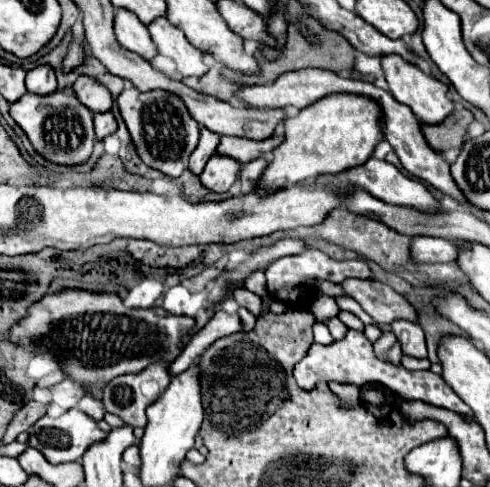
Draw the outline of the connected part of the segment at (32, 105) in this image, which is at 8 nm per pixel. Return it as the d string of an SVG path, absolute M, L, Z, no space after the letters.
M73 86L55 90L51 96L33 96L27 92L11 104L9 114L25 130L33 148L55 164L81 164L93 150L93 112L73 96Z

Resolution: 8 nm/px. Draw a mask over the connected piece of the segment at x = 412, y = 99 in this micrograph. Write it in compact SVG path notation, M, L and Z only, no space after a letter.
M397 54L381 58L381 64L385 70L389 92L395 96L395 100L399 100L401 104L407 104L423 124L439 124L441 120L445 120L445 116L449 116L449 112L453 112L453 102L447 98L447 86L437 78L427 76L421 68L405 62Z

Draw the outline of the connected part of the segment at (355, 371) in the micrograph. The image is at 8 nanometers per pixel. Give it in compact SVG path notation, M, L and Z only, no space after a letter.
M353 328L347 330L343 340L335 340L333 344L327 344L327 346L311 344L309 352L295 366L295 380L305 390L311 390L317 382L329 382L329 380L353 382L357 386L373 382L373 384L389 388L391 392L395 392L401 398L423 400L423 402L429 402L429 404L435 404L435 406L449 408L449 410L459 412L459 414L469 416L469 418L473 416L473 412L467 408L467 404L461 398L457 398L457 394L443 382L441 376L433 374L431 370L407 370L401 364L393 364L389 360L379 360L375 356L373 344L365 336L365 332L353 330Z

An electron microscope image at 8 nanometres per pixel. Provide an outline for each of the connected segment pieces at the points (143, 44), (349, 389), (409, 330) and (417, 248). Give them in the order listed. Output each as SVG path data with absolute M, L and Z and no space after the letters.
M125 8L115 10L113 30L121 46L125 46L131 52L141 54L145 60L151 60L157 54L157 48L151 42L151 36L147 32L147 26L141 24L141 20L133 16L133 12L125 12Z
M337 382L329 383L330 390L333 390L343 404L357 404L360 398L360 389L353 384L343 384Z
M395 320L391 324L401 350L409 356L417 356L417 358L425 358L427 356L427 348L425 348L425 336L419 324L413 324L409 320Z
M411 236L411 260L415 264L425 262L453 262L457 256L455 244L445 238L431 236Z

